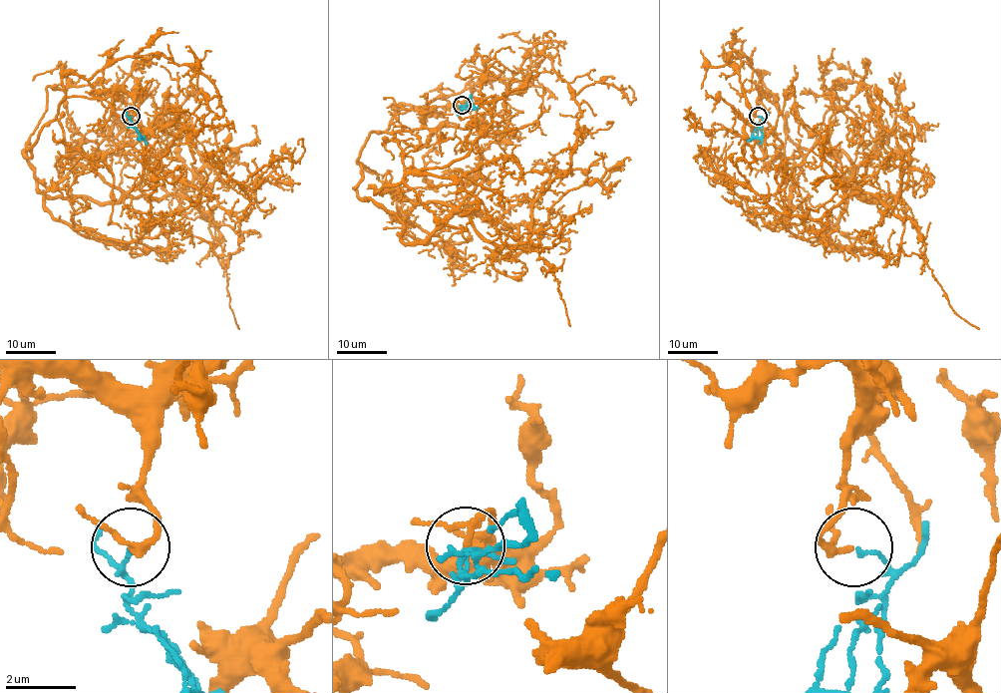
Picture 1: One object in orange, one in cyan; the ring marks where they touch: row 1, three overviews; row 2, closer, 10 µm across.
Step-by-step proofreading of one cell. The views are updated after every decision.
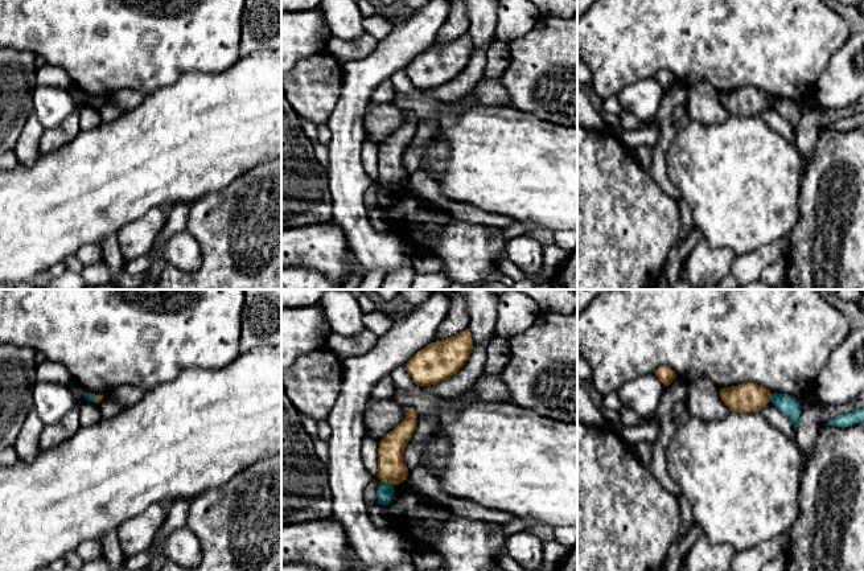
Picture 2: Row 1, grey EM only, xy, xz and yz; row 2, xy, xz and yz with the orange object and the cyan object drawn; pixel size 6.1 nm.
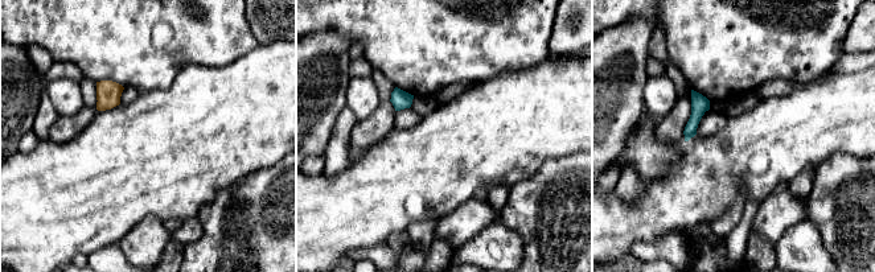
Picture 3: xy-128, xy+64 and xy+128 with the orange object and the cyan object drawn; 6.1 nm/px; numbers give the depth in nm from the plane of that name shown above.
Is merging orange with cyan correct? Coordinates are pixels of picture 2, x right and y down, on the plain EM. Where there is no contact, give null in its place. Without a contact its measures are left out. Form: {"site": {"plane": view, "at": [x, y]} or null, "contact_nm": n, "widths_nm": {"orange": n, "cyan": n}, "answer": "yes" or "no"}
{"site": {"plane": "xz", "at": [387, 185]}, "contact_nm": 70, "widths_nm": {"orange": 160, "cyan": 100}, "answer": "no"}

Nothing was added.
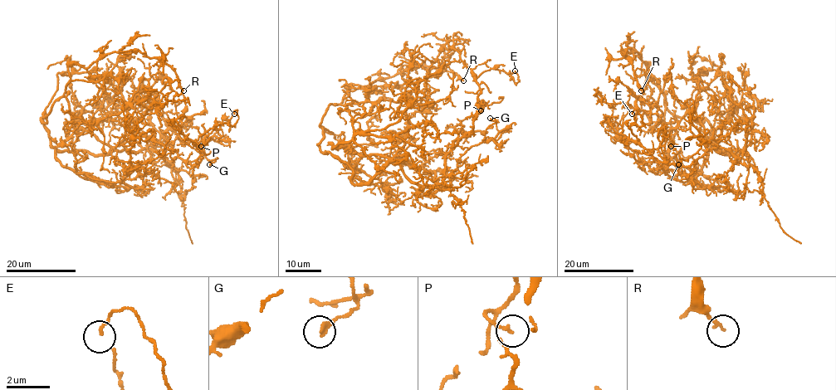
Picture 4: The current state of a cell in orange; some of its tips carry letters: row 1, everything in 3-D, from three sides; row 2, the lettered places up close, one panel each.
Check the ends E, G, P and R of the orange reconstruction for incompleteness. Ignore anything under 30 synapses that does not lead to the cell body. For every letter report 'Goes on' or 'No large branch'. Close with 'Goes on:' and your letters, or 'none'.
E: No large branch
G: No large branch
P: No large branch
R: No large branch
Goes on: none

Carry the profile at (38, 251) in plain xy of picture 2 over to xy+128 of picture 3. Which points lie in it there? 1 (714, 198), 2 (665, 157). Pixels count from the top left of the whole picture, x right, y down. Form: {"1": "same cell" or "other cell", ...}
{"1": "same cell", "2": "other cell"}

